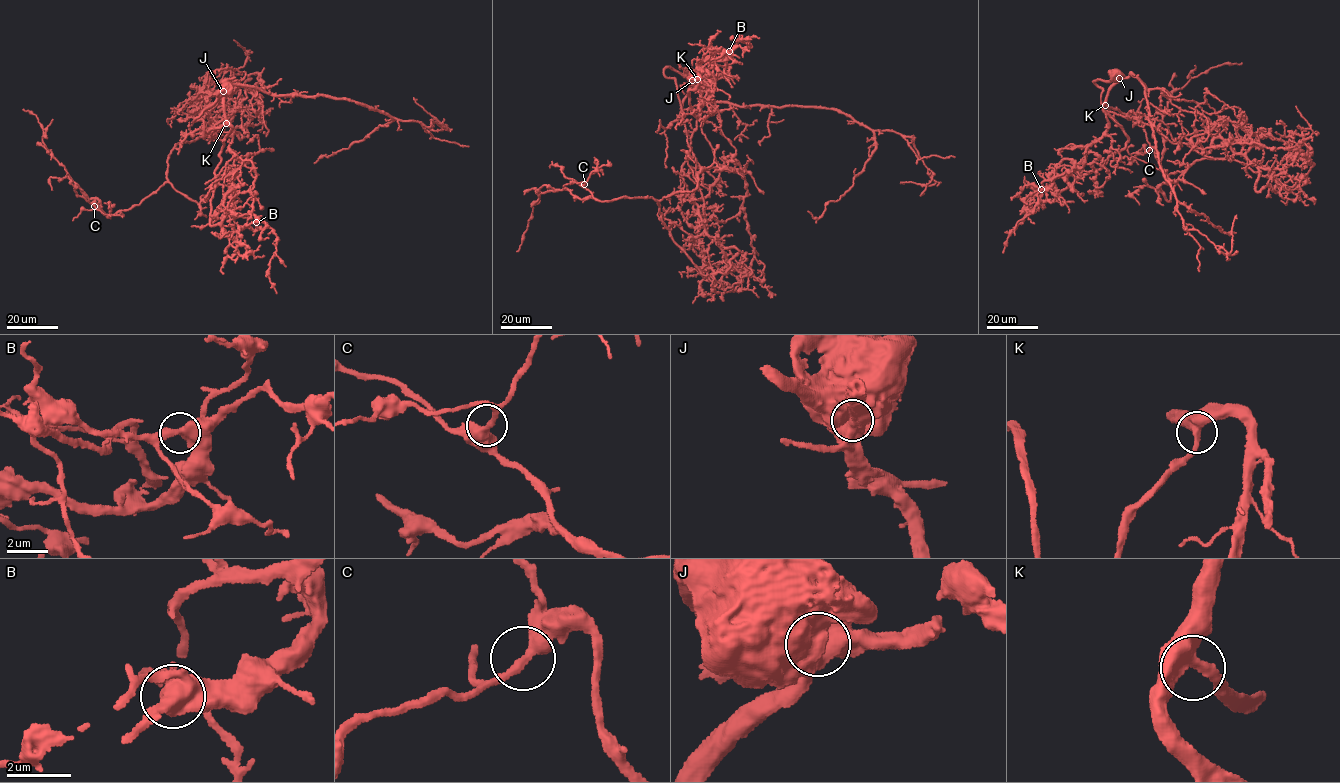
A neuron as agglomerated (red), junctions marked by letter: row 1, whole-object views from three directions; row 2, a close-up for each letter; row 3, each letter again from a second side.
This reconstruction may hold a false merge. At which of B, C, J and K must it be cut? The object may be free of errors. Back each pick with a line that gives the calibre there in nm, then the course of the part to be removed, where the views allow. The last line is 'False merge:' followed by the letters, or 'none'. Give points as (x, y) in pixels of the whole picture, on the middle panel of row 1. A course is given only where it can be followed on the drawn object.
J: Thickness 900 nm. Course of the part to remove: (693, 80), (693, 86), (708, 102), (825, 107), (849, 115), (871, 129), (910, 136), (934, 184), (900, 183)
False merge: J

